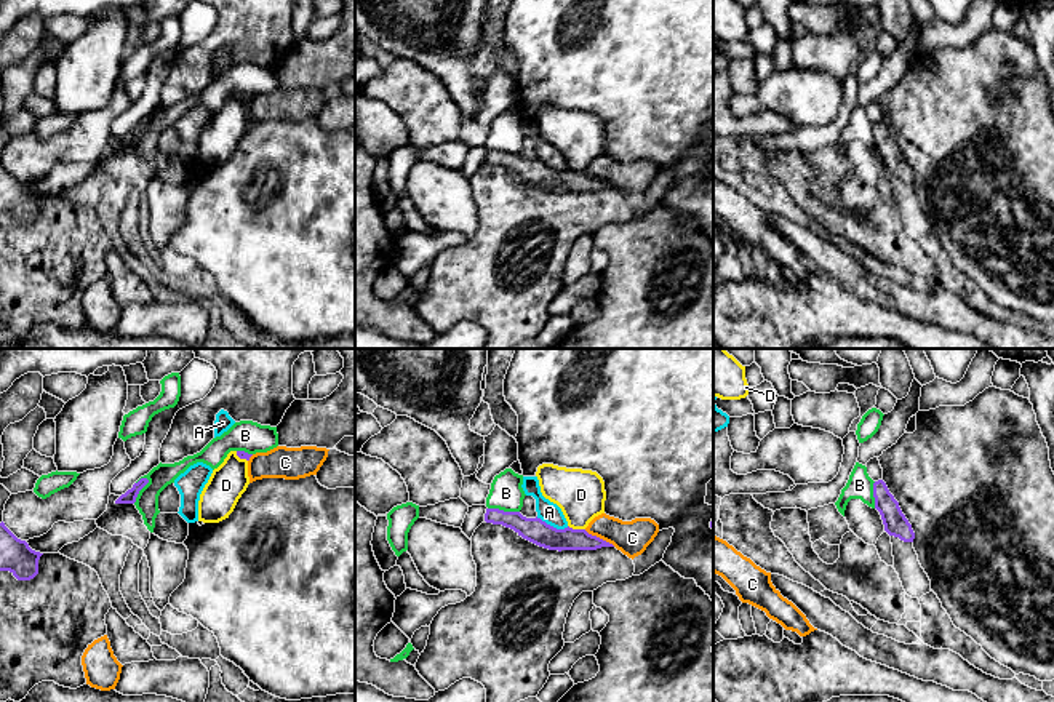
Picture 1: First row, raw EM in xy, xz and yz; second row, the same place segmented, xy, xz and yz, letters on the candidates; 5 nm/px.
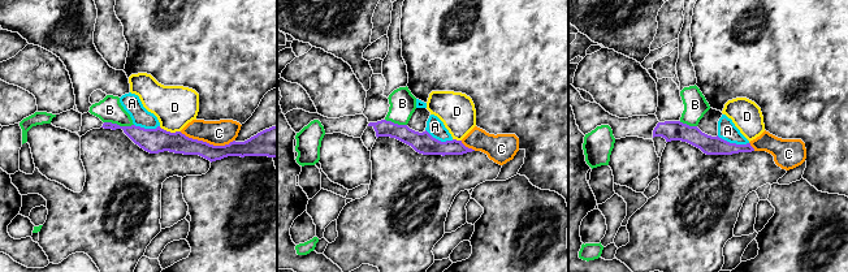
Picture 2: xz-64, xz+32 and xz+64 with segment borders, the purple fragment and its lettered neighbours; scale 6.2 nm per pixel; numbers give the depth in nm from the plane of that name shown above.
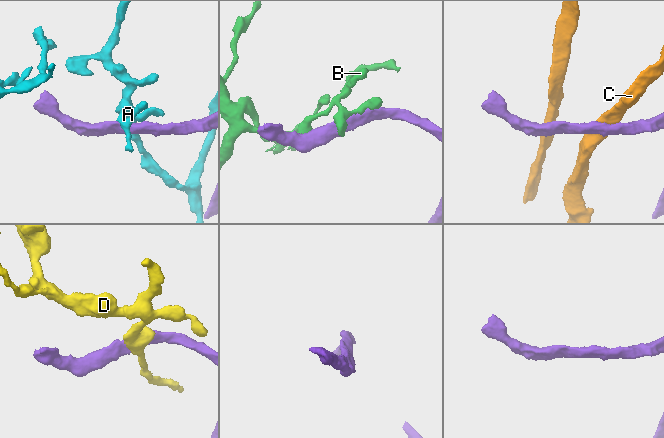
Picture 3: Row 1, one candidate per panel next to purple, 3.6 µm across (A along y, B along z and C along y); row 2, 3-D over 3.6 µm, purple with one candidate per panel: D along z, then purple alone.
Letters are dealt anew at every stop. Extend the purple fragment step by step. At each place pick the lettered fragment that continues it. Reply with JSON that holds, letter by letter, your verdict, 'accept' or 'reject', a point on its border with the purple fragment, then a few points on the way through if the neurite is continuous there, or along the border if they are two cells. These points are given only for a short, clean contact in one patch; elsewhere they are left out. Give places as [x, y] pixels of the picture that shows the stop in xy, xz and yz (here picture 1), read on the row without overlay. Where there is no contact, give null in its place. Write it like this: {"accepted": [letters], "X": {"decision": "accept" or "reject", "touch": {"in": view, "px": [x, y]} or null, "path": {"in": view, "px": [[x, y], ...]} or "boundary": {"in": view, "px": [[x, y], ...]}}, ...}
{"accepted": [], "A": {"decision": "reject", "touch": {"in": "xz", "px": [552, 168]}, "boundary": {"in": "xz", "px": [[536, 159], [557, 170], [568, 168]]}}, "B": {"decision": "reject", "touch": {"in": "xy", "px": [141, 130]}}, "C": {"decision": "reject", "touch": {"in": "xz", "px": [598, 179]}}, "D": {"decision": "reject", "touch": {"in": "xz", "px": [576, 171]}, "boundary": {"in": "xz", "px": [[568, 167], [584, 171]]}}}

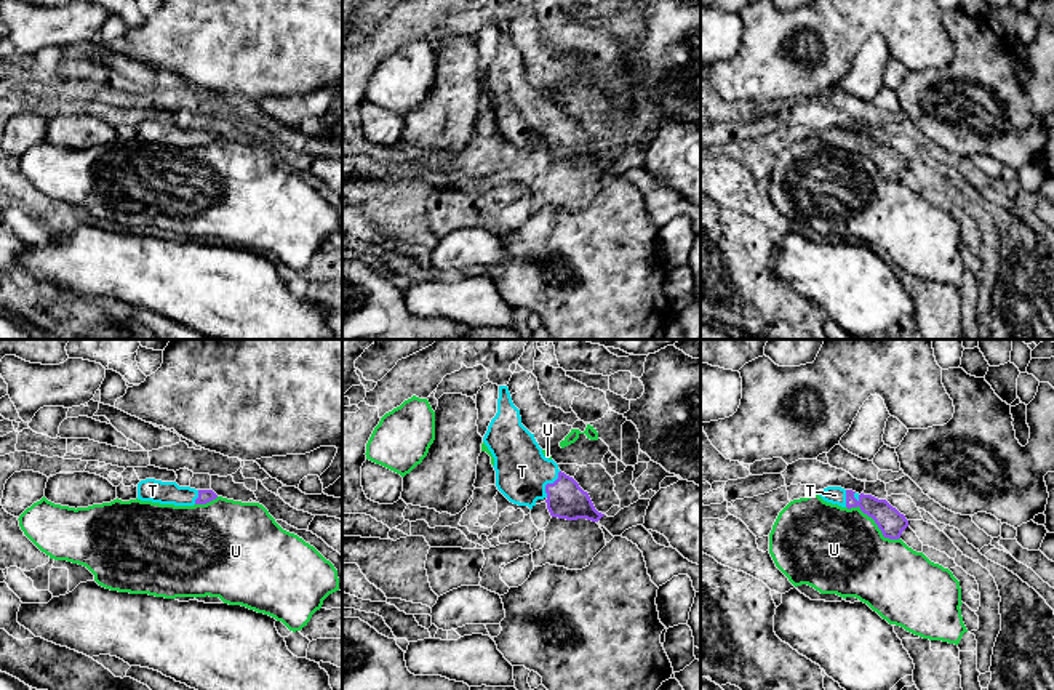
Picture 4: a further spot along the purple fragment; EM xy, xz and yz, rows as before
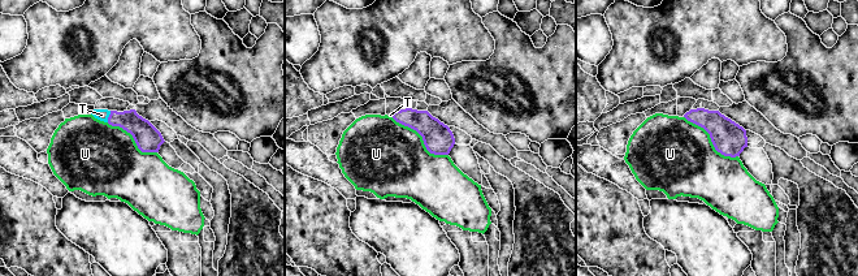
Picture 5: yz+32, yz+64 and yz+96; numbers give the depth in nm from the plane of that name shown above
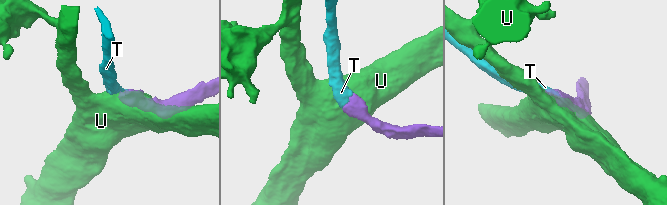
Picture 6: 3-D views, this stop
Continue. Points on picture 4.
{"accepted": ["T"], "T": {"decision": "accept", "touch": {"in": "xz", "px": [549, 125]}, "path": {"in": "xz", "px": [[566, 141], [549, 125], [522, 112]]}}, "U": {"decision": "reject", "touch": {"in": "yz", "px": [875, 164]}}}

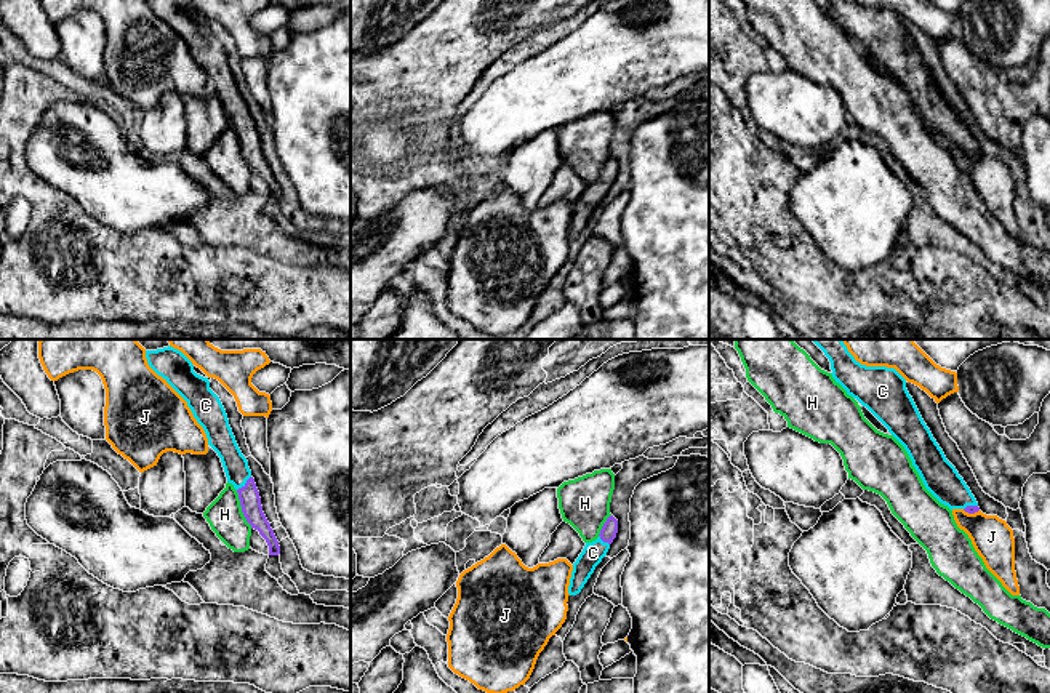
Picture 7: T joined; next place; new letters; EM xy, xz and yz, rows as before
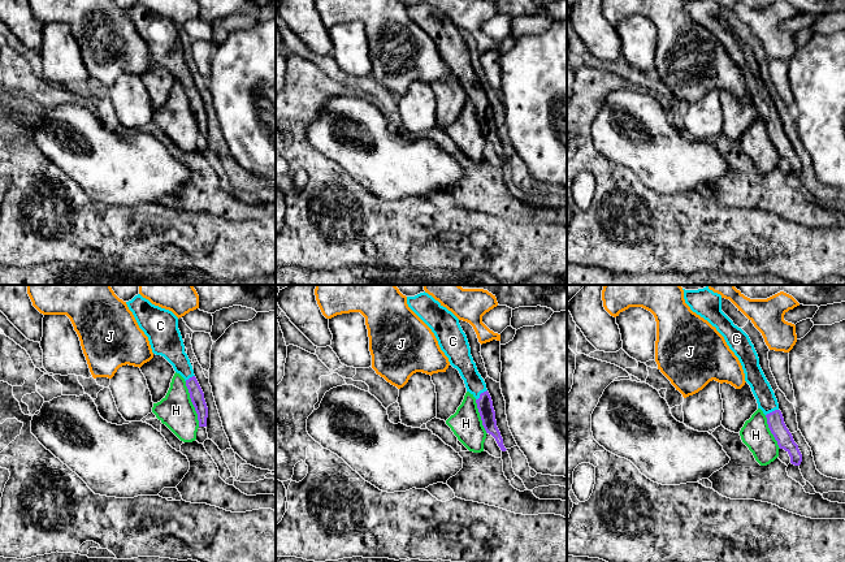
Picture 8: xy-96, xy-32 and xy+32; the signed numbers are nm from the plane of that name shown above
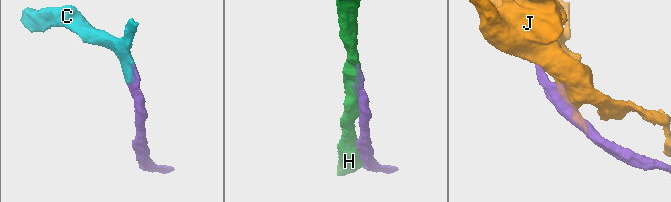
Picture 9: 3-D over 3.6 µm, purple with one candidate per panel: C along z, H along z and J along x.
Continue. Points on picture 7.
{"accepted": ["C"], "C": {"decision": "accept", "touch": {"in": "xy", "px": [245, 125]}}, "H": {"decision": "reject", "touch": {"in": "xy", "px": [242, 151]}}, "J": {"decision": "reject", "touch": {"in": "yz", "px": [970, 154]}}}

